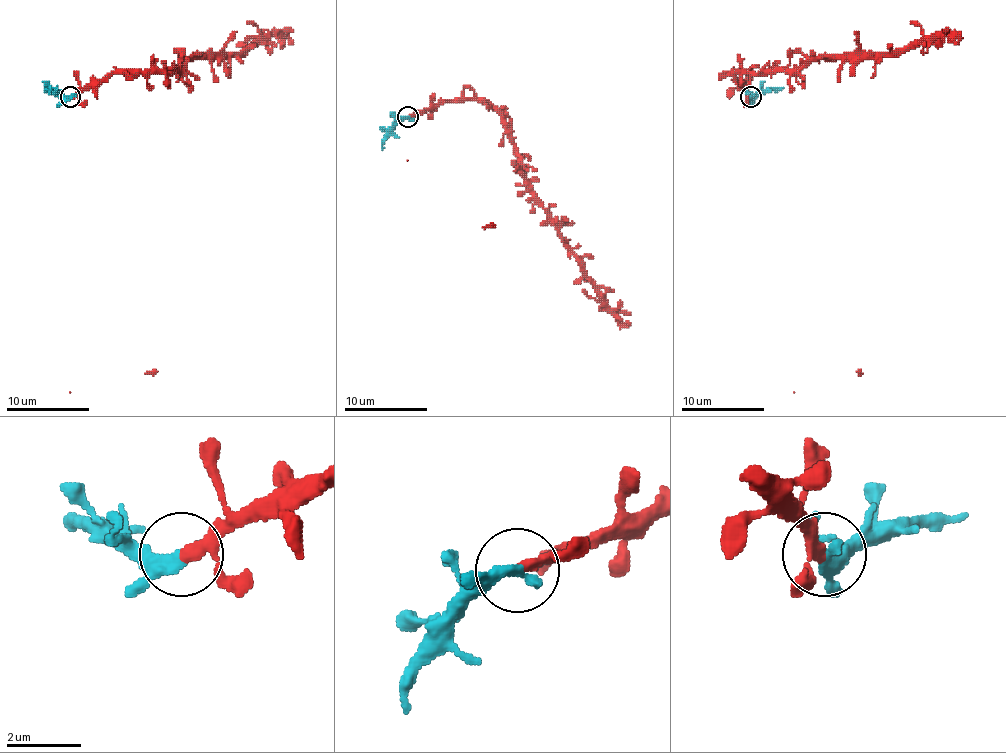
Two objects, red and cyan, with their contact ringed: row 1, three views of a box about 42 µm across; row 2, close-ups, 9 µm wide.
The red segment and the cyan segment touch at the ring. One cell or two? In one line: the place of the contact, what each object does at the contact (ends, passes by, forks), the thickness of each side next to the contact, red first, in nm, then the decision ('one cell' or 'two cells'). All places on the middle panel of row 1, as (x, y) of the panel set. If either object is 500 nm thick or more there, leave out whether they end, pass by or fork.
place (408, 117); red passes by; cyan passes by; calibres 220 and 280 nm; one cell

